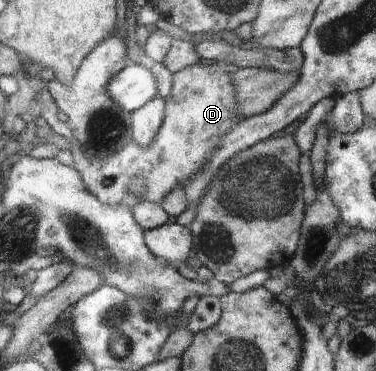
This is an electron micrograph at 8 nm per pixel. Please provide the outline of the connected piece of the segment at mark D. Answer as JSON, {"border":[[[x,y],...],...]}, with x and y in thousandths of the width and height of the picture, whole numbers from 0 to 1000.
{"border":[[[529,167],[516,178],[484,186],[460,202],[460,243],[455,259],[436,270],[436,329],[410,369],[407,385],[394,399],[370,396],[356,377],[332,388],[316,410],[306,410],[285,429],[250,429],[237,434],[221,423],[213,396],[199,388],[186,402],[197,445],[215,474],[234,515],[263,534],[271,547],[295,553],[301,561],[314,553],[332,553],[343,566],[354,563],[372,542],[375,531],[362,531],[343,515],[346,488],[372,482],[388,499],[386,539],[426,547],[428,539],[473,496],[487,501],[495,491],[543,447],[561,410],[574,404],[590,369],[614,353],[641,323],[625,310],[622,235],[609,197],[593,194],[577,167]]]}

